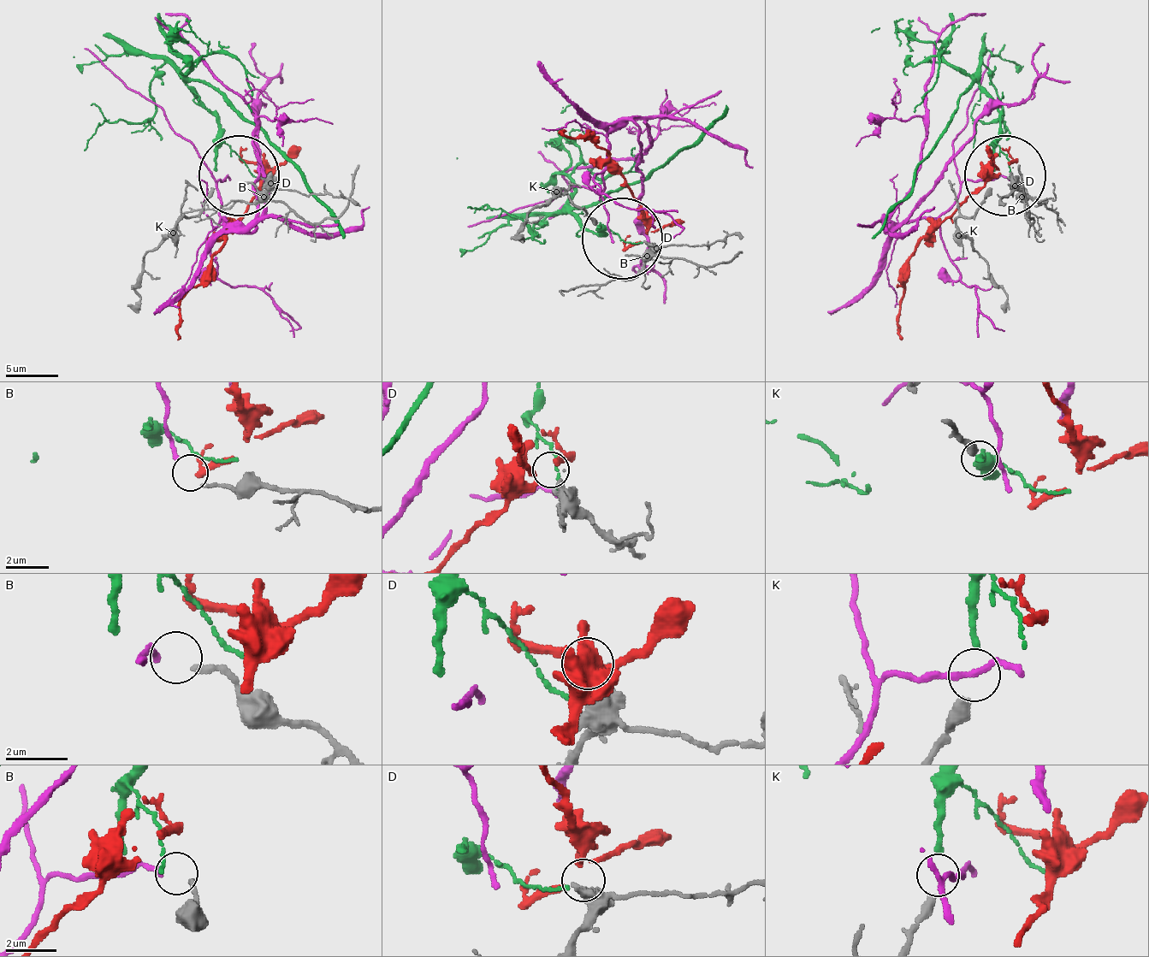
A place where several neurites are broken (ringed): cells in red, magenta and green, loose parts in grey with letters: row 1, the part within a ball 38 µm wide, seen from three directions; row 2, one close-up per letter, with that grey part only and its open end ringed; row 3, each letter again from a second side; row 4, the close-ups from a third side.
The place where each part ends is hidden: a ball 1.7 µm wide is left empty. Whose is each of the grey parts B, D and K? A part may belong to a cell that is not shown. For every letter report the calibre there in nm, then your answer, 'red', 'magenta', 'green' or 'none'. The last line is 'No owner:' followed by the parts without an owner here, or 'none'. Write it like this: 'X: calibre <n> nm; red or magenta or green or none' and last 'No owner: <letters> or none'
B: calibre 190 nm; magenta
D: calibre 420 nm; none
K: calibre 420 nm; green
No owner: D

